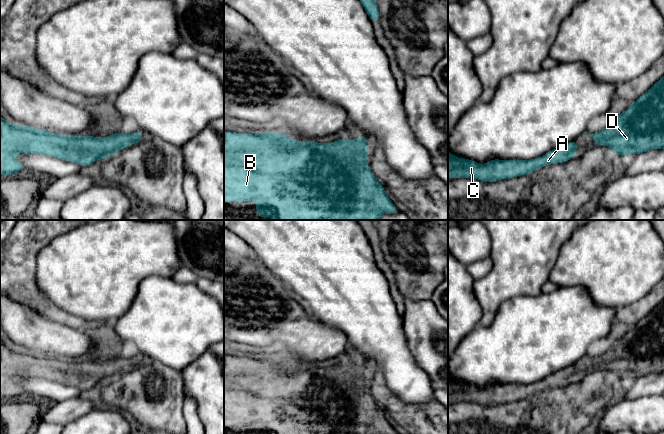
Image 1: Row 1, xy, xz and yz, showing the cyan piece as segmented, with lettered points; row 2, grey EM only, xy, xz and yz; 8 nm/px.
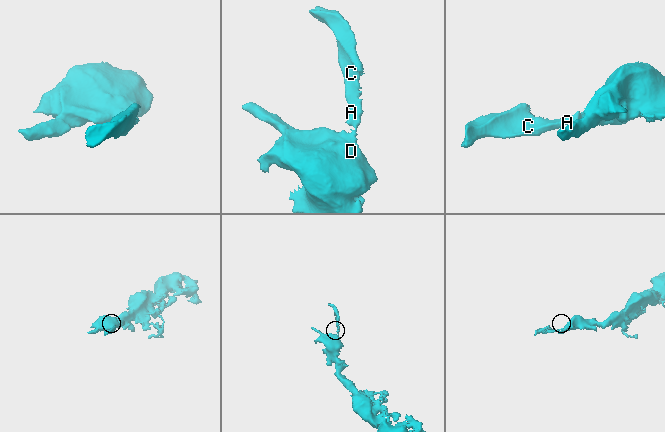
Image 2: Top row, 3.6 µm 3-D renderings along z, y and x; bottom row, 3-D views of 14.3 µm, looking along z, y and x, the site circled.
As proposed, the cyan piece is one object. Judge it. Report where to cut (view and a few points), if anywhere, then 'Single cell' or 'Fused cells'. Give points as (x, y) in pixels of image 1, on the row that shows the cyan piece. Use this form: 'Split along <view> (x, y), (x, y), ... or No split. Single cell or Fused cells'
No split. Single cell

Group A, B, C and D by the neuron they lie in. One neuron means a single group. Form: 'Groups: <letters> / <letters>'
Groups: A B C D

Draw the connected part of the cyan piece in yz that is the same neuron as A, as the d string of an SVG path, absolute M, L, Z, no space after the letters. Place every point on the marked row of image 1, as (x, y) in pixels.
M570 141L535 159L493 159L481 165L470 159L458 158L448 151L448 178L473 178L483 182L495 182L530 174L545 165L567 162L573 159L576 153L577 142Z

